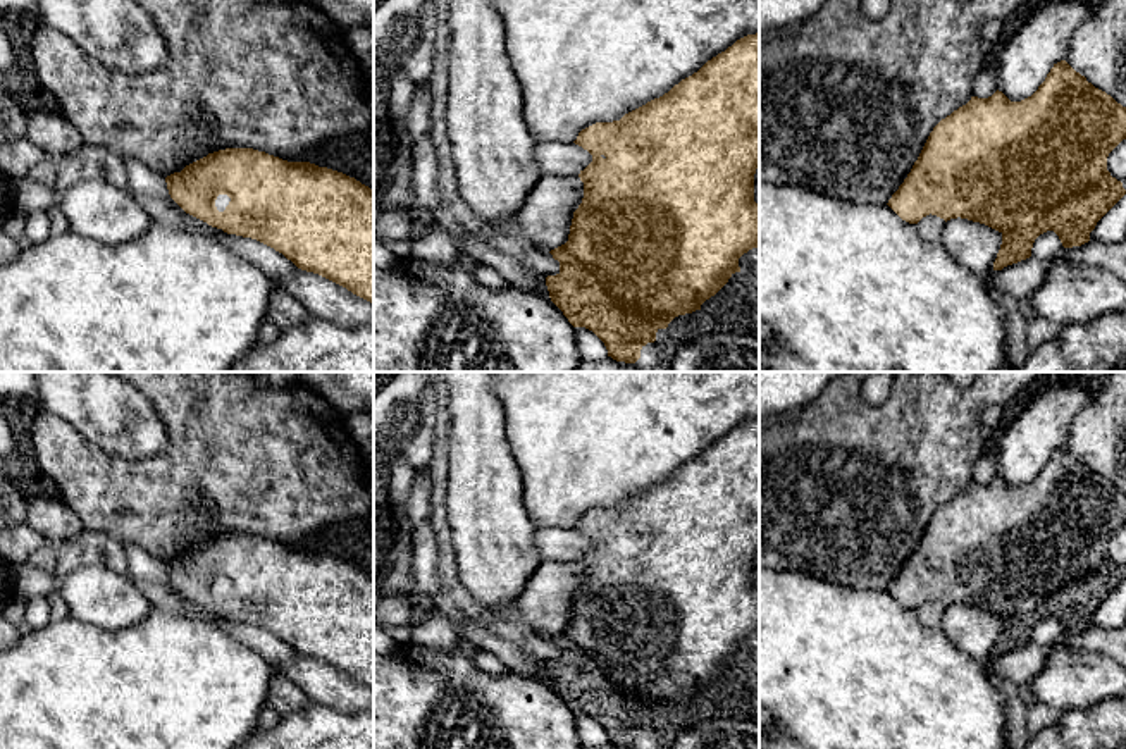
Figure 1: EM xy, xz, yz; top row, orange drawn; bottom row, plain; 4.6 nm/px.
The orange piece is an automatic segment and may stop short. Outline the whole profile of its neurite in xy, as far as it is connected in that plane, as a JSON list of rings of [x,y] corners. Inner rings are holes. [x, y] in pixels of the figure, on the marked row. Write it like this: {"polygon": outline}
{"polygon": [[[226,148],[167,176],[165,183],[186,214],[227,234],[257,239],[298,269],[374,303],[374,189],[355,177],[253,148]]]}

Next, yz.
{"polygon": [[[1061,60],[1038,90],[1021,102],[1011,102],[997,90],[988,98],[971,96],[966,105],[942,119],[887,205],[909,224],[931,214],[945,222],[961,217],[999,231],[1002,245],[993,270],[1002,270],[1030,258],[1035,239],[1047,231],[1054,231],[1064,248],[1090,241],[1097,222],[1126,195],[1123,183],[1107,170],[1107,157],[1123,139],[1126,107]]]}

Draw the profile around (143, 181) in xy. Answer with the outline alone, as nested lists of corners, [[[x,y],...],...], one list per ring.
[[[124,158],[122,164],[129,177],[133,195],[170,198],[165,177],[162,174],[153,172],[138,158]]]

